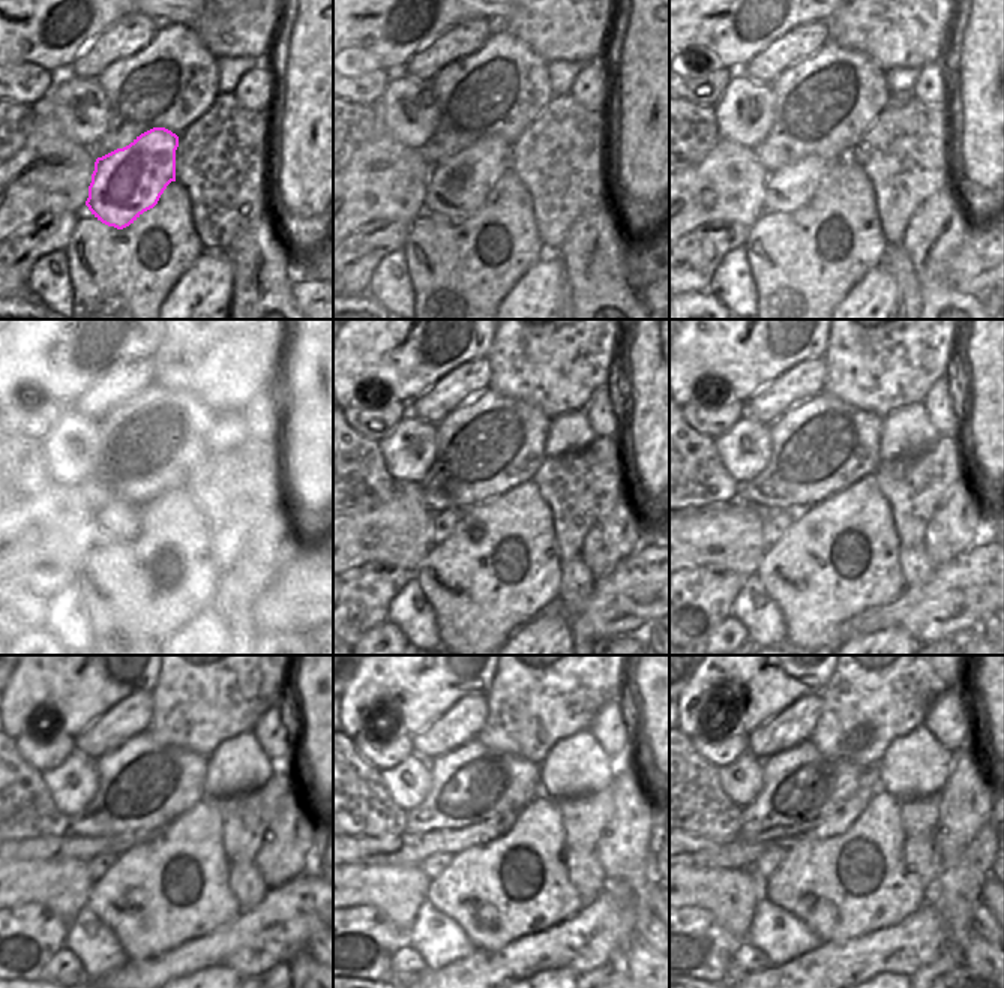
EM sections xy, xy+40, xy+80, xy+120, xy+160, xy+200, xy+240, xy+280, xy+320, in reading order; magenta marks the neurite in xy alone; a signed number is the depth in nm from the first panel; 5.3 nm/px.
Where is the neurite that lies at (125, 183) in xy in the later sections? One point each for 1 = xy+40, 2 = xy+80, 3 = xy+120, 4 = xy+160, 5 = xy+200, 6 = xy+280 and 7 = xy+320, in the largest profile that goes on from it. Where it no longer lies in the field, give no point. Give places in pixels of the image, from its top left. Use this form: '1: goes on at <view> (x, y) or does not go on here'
1: goes on at xy+40 (456, 188)
2: goes on at xy+80 (790, 188)
3: goes on at xy+120 (116, 522)
4: goes on at xy+160 (443, 523)
5: goes on at xy+200 (775, 526)
6: goes on at xy+280 (434, 865)
7: goes on at xy+320 (770, 861)

